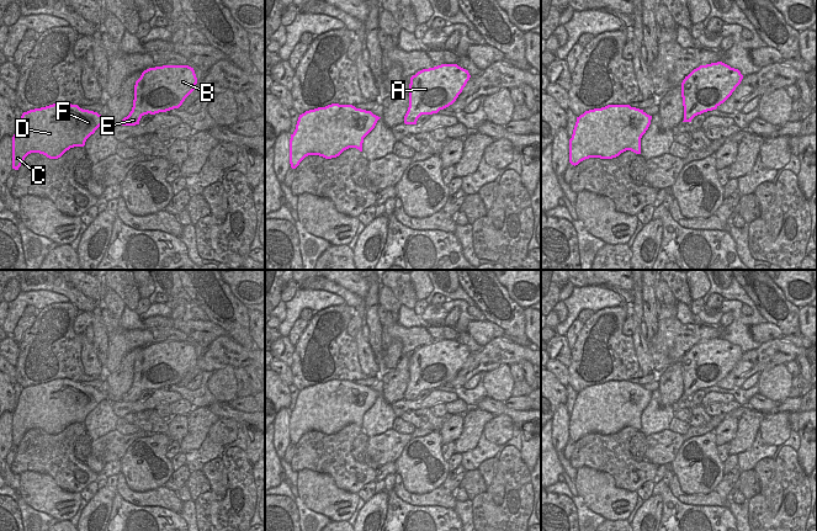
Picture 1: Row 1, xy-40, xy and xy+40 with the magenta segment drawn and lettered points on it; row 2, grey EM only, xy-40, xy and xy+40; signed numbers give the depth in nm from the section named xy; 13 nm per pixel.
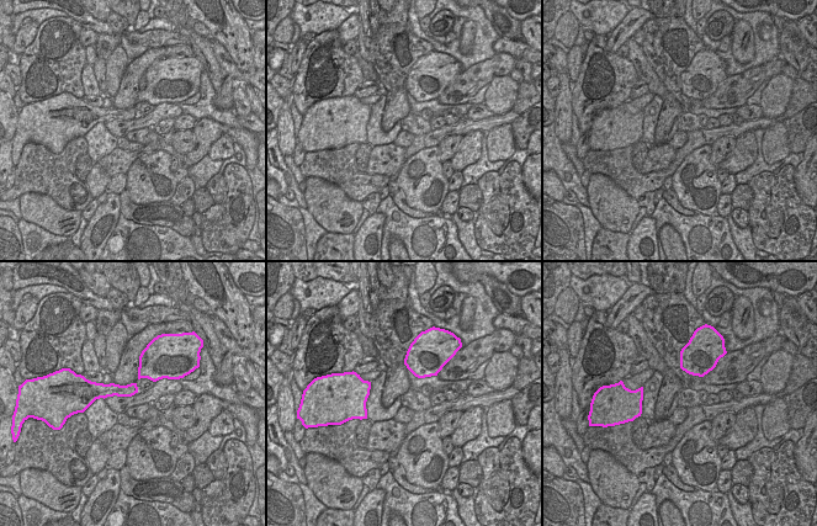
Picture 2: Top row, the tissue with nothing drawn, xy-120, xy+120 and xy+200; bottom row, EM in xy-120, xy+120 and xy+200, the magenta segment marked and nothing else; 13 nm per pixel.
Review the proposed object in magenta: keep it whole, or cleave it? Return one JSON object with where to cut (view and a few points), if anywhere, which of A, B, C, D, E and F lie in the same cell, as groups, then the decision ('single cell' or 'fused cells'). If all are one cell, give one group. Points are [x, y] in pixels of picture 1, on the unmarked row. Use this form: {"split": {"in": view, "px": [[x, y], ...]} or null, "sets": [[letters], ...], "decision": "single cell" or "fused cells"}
{"split": null, "sets": [["A", "B", "C", "D", "E", "F"]], "decision": "single cell"}

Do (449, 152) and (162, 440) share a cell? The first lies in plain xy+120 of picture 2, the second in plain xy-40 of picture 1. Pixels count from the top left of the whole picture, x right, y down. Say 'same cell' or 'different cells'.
different cells

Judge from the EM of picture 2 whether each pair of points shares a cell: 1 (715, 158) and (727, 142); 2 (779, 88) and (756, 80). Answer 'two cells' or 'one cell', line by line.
1: one cell
2: two cells

